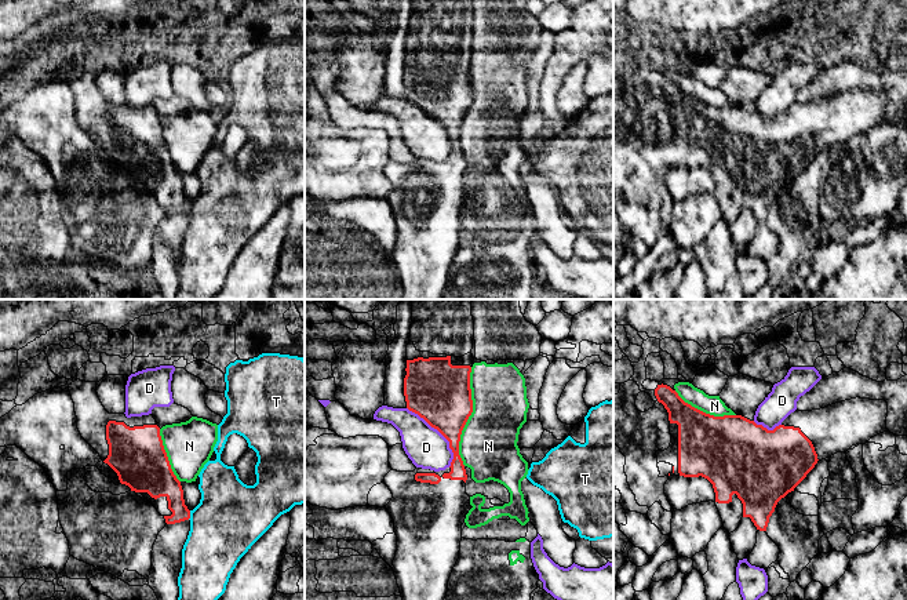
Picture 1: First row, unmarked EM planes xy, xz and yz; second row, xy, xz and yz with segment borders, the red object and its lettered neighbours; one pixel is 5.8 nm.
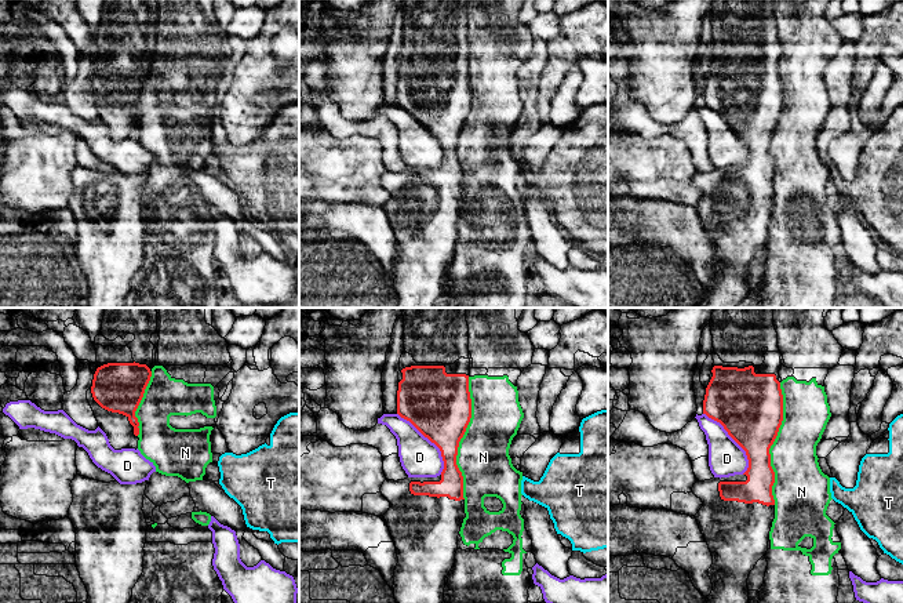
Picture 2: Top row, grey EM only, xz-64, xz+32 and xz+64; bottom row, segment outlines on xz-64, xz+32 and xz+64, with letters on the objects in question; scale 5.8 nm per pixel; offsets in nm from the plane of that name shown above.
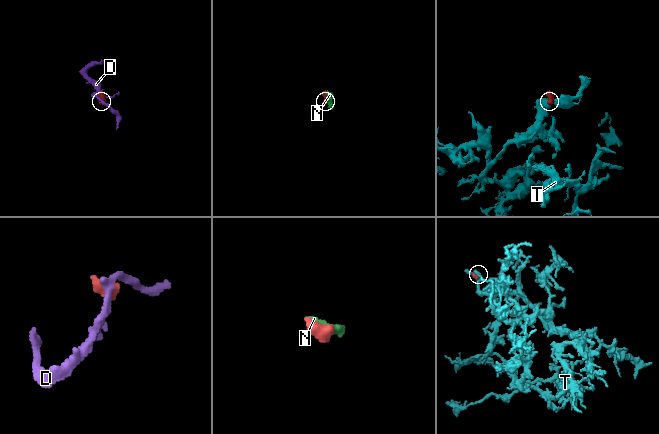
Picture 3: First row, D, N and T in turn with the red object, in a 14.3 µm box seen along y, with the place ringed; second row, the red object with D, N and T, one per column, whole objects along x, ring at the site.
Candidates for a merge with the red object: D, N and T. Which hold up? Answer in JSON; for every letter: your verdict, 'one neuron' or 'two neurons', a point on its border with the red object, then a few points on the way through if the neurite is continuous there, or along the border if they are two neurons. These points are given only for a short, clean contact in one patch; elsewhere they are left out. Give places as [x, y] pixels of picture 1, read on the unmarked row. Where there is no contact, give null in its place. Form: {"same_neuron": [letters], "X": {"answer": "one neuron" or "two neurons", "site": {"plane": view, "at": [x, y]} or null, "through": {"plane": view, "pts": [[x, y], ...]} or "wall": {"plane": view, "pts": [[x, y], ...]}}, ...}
{"same_neuron": [], "D": {"answer": "two neurons", "site": {"plane": "xz", "at": [440, 123]}}, "N": {"answer": "two neurons", "site": {"plane": "xz", "at": [469, 106]}}, "T": {"answer": "two neurons", "site": {"plane": "xy", "at": [189, 206]}, "wall": {"plane": "xy", "pts": [[190, 202], [188, 210]]}}}

